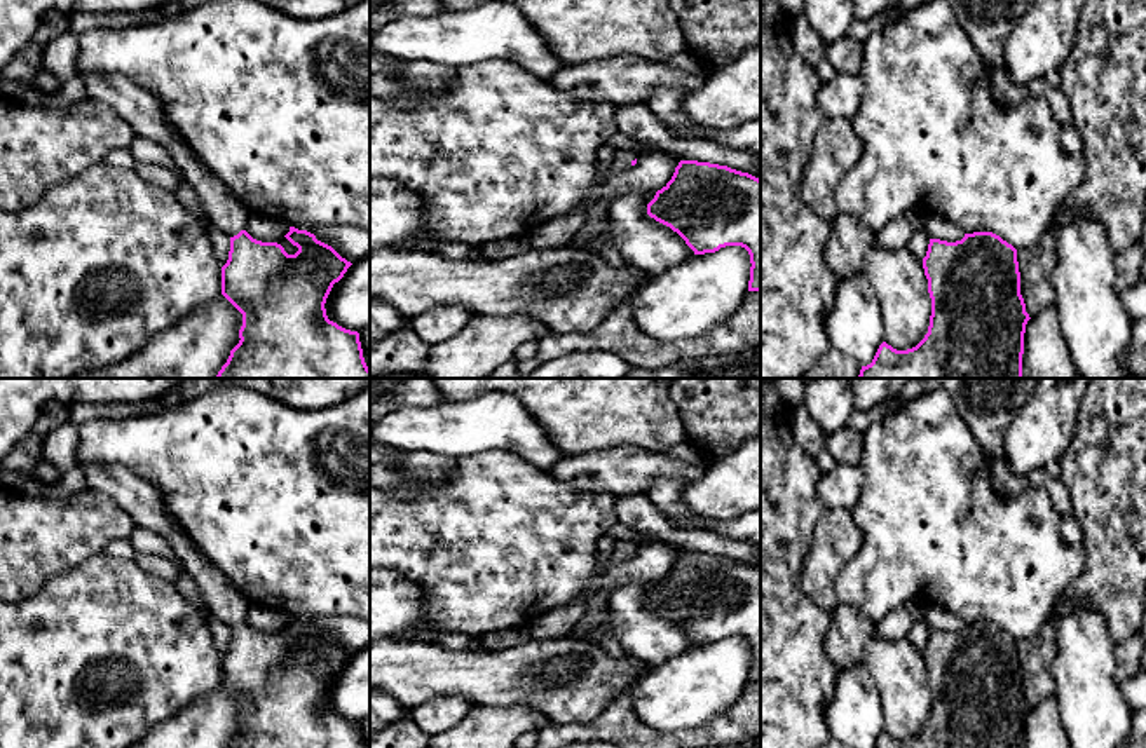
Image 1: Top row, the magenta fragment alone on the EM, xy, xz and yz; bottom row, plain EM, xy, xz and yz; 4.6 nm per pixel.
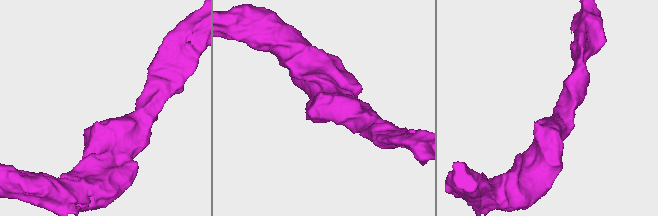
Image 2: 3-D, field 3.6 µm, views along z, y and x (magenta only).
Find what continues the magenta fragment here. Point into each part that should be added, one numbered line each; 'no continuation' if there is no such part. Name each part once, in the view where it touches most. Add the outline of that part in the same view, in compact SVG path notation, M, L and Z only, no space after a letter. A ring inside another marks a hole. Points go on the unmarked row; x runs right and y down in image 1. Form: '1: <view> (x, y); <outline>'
1: xy (129, 492); M77 462L82 485L113 499L131 514L136 527L162 537L173 558L202 591L208 612L229 628L246 621L248 602L229 579L197 551L183 528L166 513L159 495L141 478L122 466L89 466Z

